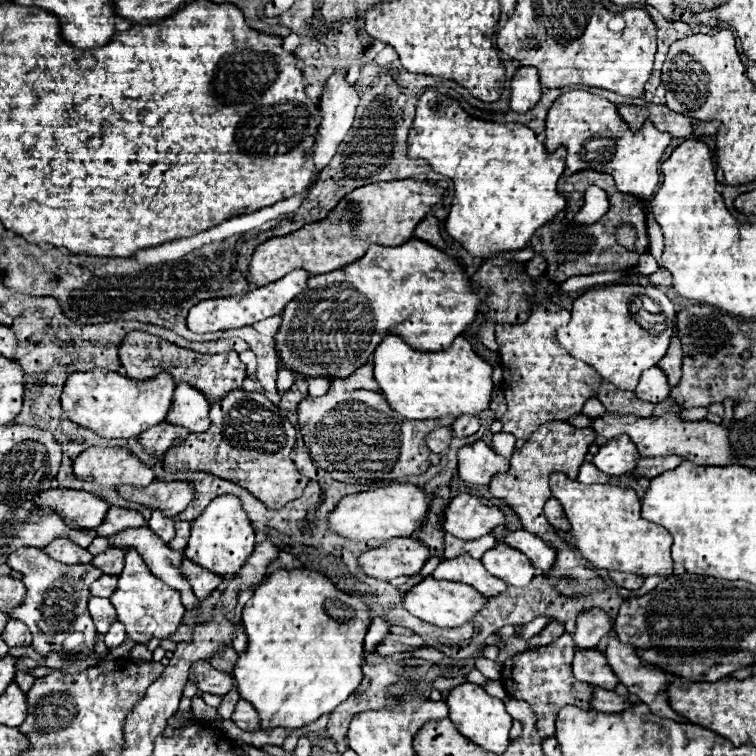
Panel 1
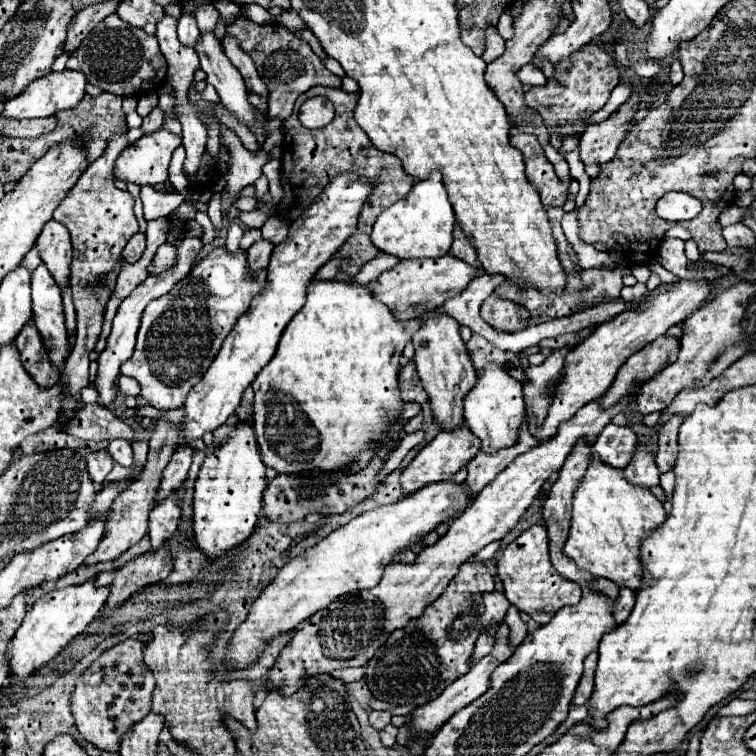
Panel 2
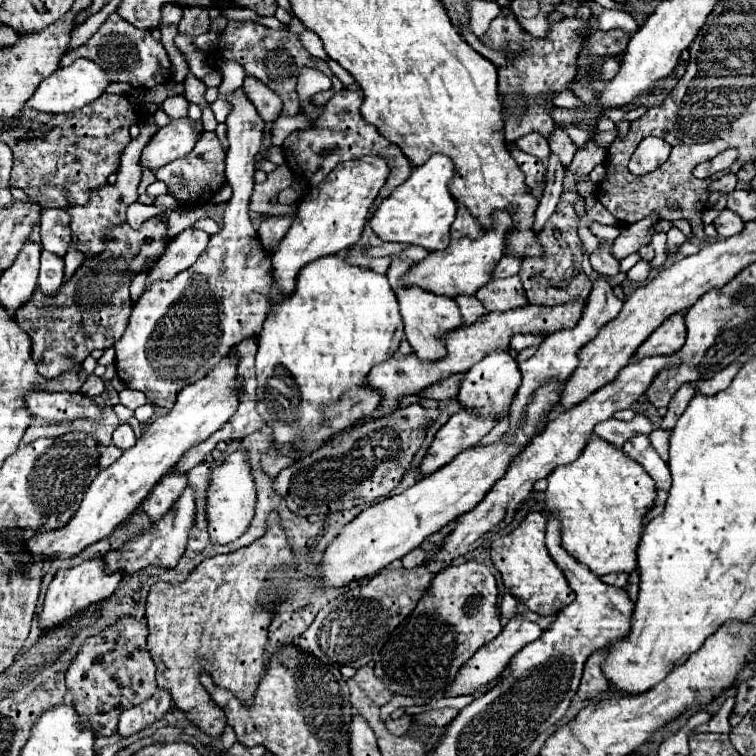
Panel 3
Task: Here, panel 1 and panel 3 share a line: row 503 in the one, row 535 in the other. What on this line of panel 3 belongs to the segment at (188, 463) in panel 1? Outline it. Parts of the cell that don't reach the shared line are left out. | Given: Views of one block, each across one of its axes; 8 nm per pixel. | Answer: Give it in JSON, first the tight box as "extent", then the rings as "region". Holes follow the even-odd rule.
{"extent":[146,512,298,736],"region":[[[270,512],[266,520],[266,532],[254,544],[244,546],[230,554],[218,554],[202,560],[180,584],[158,580],[150,588],[146,600],[146,622],[150,628],[148,650],[156,664],[156,682],[158,686],[170,690],[176,708],[184,710],[194,724],[198,724],[204,732],[212,736],[222,732],[222,728],[226,726],[226,719],[222,709],[216,706],[206,688],[200,684],[198,676],[200,672],[206,670],[212,674],[216,684],[232,690],[246,704],[252,702],[256,690],[254,686],[258,684],[264,672],[264,648],[268,642],[268,626],[274,618],[274,608],[282,604],[282,600],[260,602],[260,592],[266,588],[270,574],[282,568],[298,570],[294,550],[288,544],[286,530],[280,526],[280,516],[278,512]]]}

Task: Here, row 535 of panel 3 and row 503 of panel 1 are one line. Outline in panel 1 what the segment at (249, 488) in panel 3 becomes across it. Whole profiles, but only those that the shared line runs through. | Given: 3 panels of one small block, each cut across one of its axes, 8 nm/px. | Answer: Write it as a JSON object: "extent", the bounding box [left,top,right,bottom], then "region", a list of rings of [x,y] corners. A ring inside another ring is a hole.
{"extent":[184,494,256,576],"region":[[[224,494],[214,498],[206,506],[206,510],[192,522],[192,534],[184,550],[184,558],[192,560],[194,564],[214,574],[226,576],[226,574],[236,574],[242,562],[254,552],[254,548],[256,548],[254,528],[248,520],[246,510],[242,508],[242,502],[232,494]]]}

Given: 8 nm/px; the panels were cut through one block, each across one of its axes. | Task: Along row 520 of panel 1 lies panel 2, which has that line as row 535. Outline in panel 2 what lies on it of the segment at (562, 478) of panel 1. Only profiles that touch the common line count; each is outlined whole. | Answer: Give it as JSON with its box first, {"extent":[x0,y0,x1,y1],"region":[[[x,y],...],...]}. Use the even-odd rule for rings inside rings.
{"extent":[564,456,666,590],"region":[[[594,456],[584,480],[580,482],[576,494],[574,494],[574,510],[572,510],[572,528],[568,542],[564,546],[564,556],[574,560],[578,568],[590,572],[594,578],[608,578],[616,582],[620,588],[640,590],[642,578],[644,578],[644,566],[640,560],[640,546],[642,540],[654,532],[654,528],[660,528],[666,522],[666,510],[662,502],[646,488],[632,486],[624,476],[622,470],[616,470],[604,462],[600,462],[598,456]]]}

